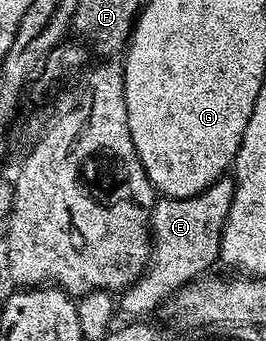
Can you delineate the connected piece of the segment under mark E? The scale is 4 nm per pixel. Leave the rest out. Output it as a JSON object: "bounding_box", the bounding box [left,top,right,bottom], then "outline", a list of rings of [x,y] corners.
{"bounding_box":[120,178,234,318],"outline":[[[223,178],[208,186],[199,196],[187,200],[162,198],[155,203],[150,214],[152,229],[152,259],[141,280],[125,289],[120,296],[120,308],[130,318],[146,318],[166,299],[199,279],[214,260],[219,259],[222,250],[222,228],[226,225],[228,212],[234,197],[233,179]]]}

